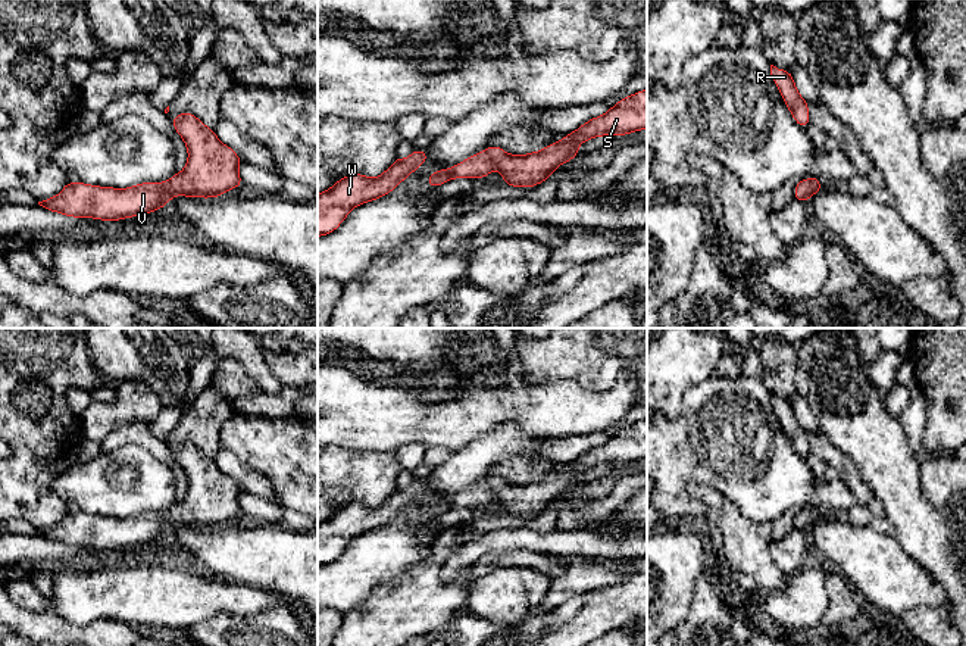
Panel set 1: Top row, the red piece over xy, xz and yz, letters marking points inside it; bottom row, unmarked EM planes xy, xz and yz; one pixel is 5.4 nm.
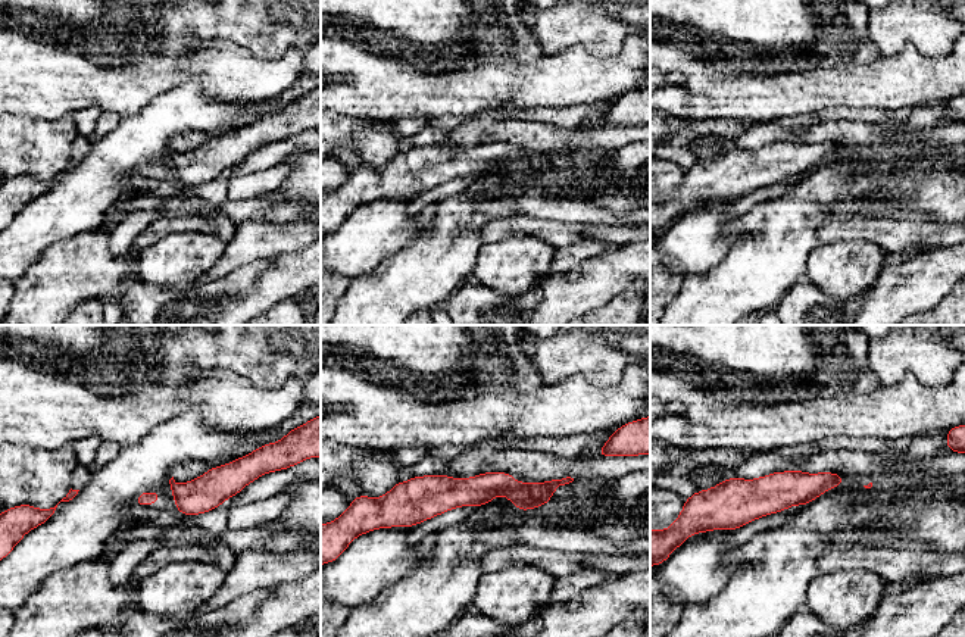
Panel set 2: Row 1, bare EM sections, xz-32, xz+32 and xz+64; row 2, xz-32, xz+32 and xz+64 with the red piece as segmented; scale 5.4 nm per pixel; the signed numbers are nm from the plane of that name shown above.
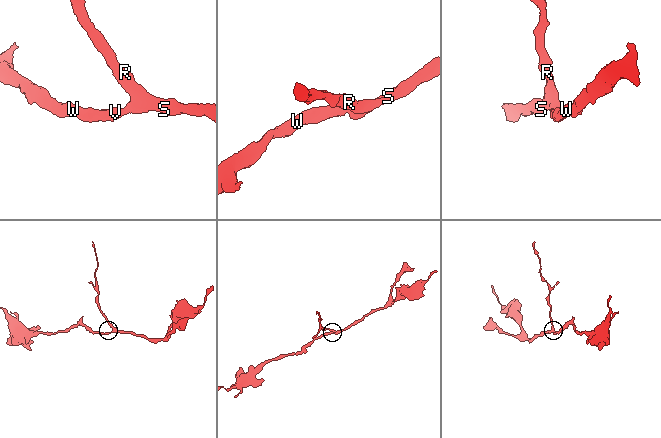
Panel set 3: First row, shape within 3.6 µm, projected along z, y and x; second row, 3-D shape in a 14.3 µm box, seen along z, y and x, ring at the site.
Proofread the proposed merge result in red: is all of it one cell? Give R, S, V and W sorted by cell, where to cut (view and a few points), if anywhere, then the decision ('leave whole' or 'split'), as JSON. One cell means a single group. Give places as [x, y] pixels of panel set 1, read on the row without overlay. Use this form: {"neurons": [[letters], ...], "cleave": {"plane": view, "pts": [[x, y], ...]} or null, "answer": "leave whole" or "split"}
{"neurons": [["R", "S", "V", "W"]], "cleave": null, "answer": "leave whole"}

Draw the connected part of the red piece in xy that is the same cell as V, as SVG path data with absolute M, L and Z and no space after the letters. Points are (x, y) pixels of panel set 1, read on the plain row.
M190 441L178 443L171 452L187 475L188 490L184 500L176 502L169 511L141 512L129 518L68 511L56 527L38 534L65 546L121 550L153 543L166 536L173 525L219 527L243 514L238 503L243 490L219 471L212 458Z

